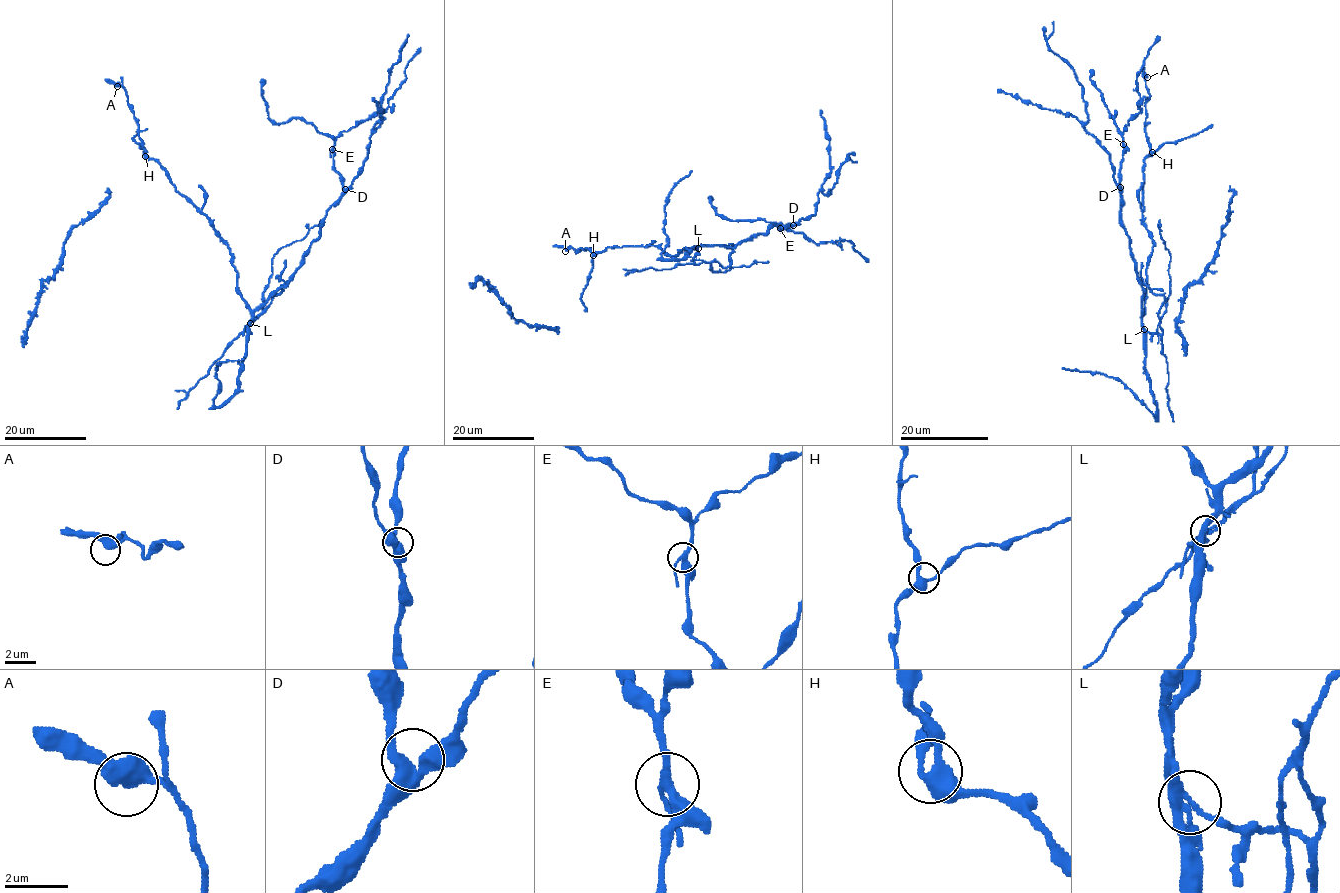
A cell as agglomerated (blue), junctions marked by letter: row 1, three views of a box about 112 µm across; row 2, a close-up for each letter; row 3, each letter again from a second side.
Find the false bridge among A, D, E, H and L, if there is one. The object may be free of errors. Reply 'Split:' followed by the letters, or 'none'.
Split: L

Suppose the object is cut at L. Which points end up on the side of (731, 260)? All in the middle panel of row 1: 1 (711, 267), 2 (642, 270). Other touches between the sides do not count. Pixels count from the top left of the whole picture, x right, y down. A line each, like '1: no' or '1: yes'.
1: yes
2: yes

